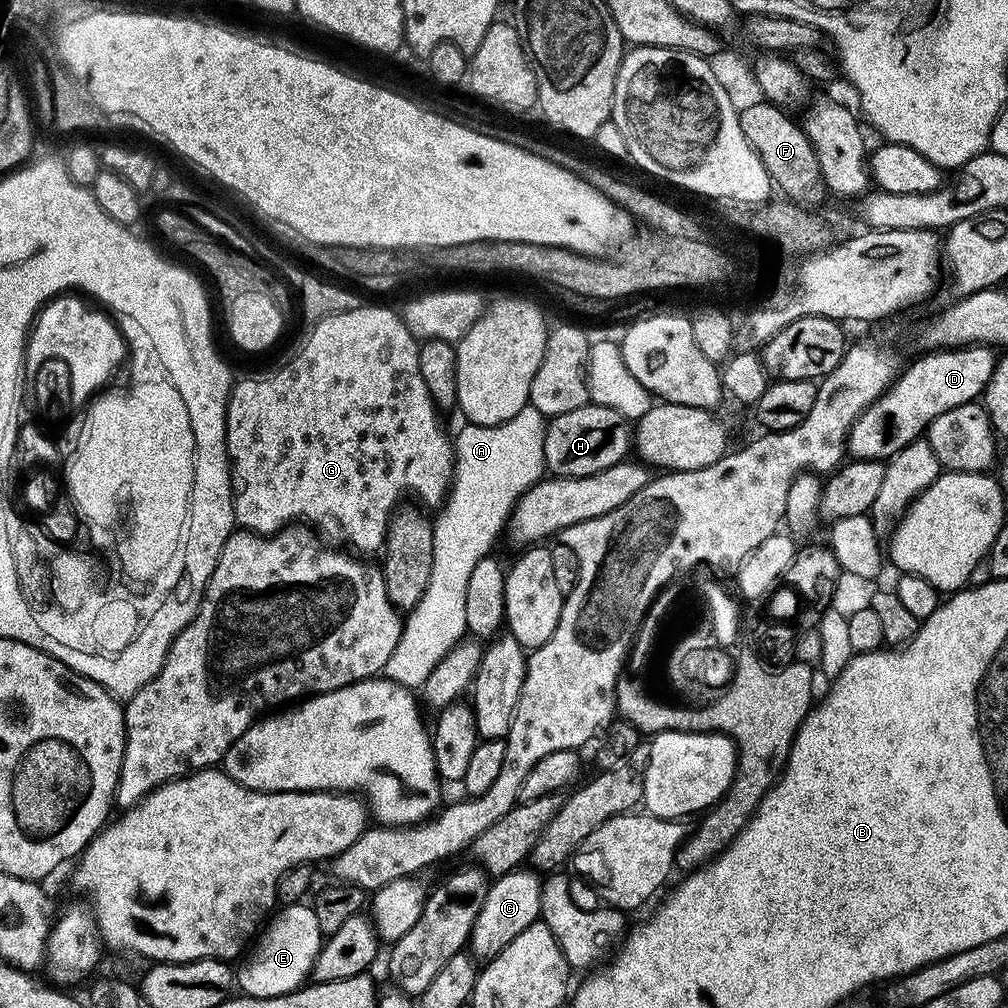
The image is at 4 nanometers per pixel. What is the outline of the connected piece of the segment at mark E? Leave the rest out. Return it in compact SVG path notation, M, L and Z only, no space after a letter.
M304 902L283 905L263 925L258 939L239 961L240 968L238 964L234 972L239 991L258 998L274 998L296 991L311 977L321 943L322 933L312 907Z

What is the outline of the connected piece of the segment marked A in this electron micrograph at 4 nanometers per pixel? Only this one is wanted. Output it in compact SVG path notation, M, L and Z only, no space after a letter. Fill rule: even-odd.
M528 405L523 407L512 419L508 419L504 423L495 424L492 427L484 427L481 424L474 424L471 422L465 423L464 428L459 432L458 438L454 440L454 471L453 482L449 489L449 494L445 499L445 502L440 511L441 514L437 518L433 519L434 534L434 559L433 565L430 570L429 585L426 586L426 591L422 598L418 602L418 606L412 608L405 617L404 628L402 634L399 636L398 644L394 648L394 653L390 656L390 660L385 668L385 673L393 680L398 681L404 687L411 688L413 690L422 688L427 682L427 678L430 676L432 670L440 663L443 657L448 651L453 649L455 645L463 641L465 634L467 633L466 624L466 591L467 591L467 579L470 578L471 571L474 570L476 564L484 557L487 557L493 550L491 550L498 534L507 527L509 523L511 513L517 501L523 496L527 489L530 489L539 481L545 477L547 471L547 464L545 462L545 436L548 433L547 429L548 418L538 410L537 407Z

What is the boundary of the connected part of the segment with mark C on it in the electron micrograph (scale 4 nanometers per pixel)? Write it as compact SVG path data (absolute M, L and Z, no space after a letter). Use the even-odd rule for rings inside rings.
M517 870L507 872L505 876L495 877L491 881L484 905L472 927L470 952L477 961L487 962L497 956L526 926L540 920L540 887L542 880L535 871Z

